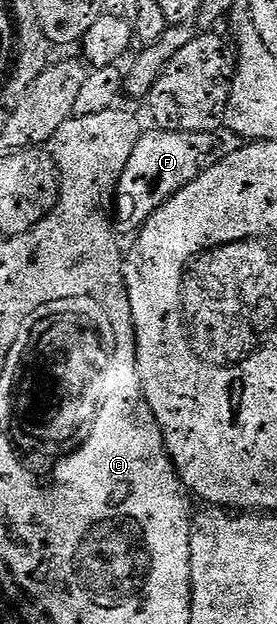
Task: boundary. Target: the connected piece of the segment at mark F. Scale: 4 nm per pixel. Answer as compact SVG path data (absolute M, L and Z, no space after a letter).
M227 126L209 132L175 132L157 127L151 131L141 131L138 146L134 146L130 162L126 162L126 170L122 170L122 178L116 187L110 215L114 231L120 238L135 237L158 206L178 194L182 186L190 186L190 182L210 170L210 166L222 162L222 158L230 158L234 150L242 147L242 137L231 132Z

